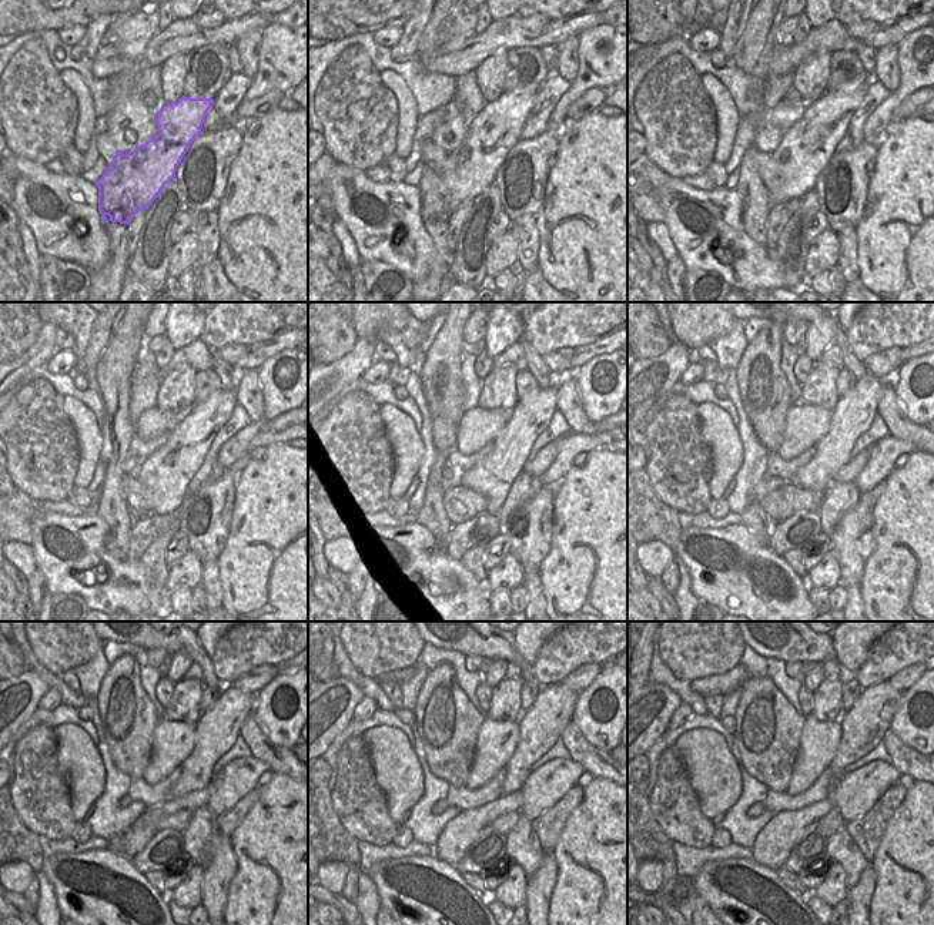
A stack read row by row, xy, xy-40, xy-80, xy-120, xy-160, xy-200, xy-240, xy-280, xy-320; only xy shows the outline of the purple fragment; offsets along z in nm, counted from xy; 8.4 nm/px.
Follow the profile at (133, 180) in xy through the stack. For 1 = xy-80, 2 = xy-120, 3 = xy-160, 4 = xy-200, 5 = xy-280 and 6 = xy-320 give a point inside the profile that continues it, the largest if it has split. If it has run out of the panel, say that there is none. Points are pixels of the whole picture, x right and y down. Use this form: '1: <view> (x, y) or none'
1: xy-80 (792, 170)
2: xy-120 (161, 485)
3: xy-160 (492, 476)
4: xy-200 (853, 414)
5: xy-280 (541, 726)
6: xy-320 (863, 726)

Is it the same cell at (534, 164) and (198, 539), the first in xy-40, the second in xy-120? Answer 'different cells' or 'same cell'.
same cell

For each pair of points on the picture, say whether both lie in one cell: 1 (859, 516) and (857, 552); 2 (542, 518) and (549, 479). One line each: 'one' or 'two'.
1: one
2: two

